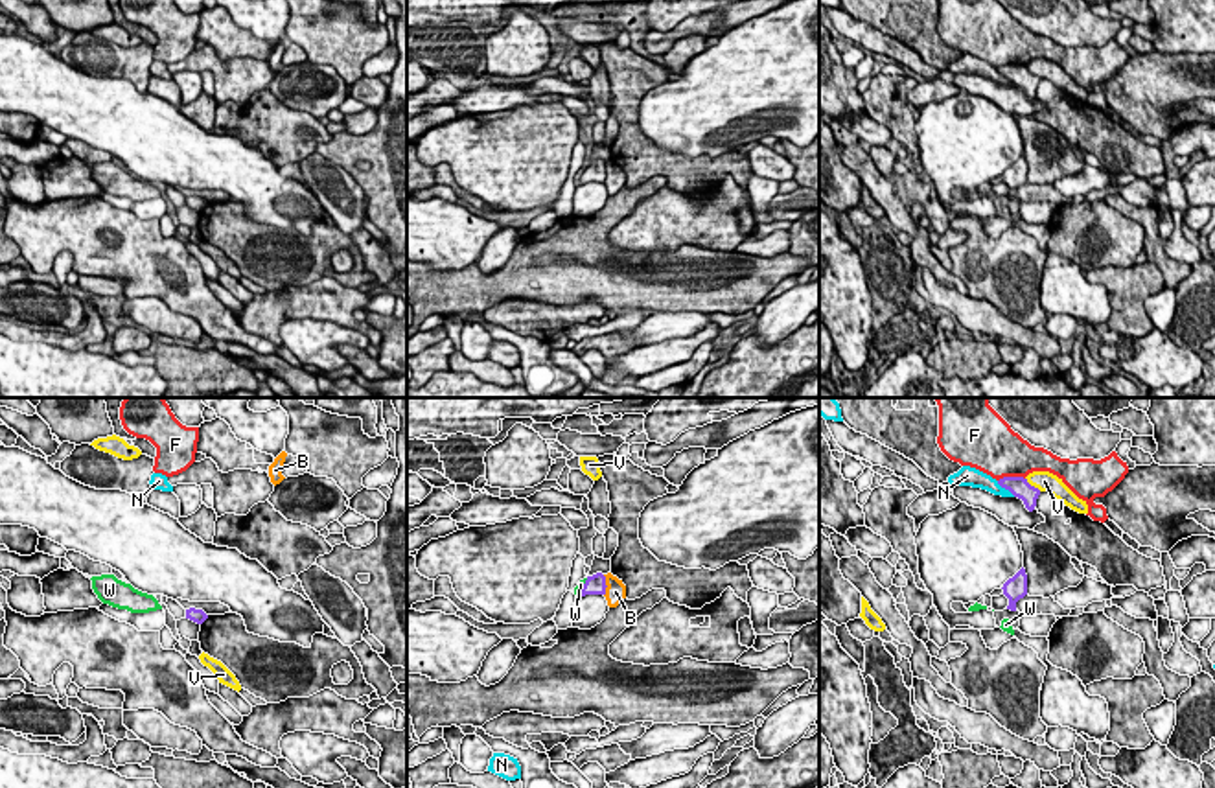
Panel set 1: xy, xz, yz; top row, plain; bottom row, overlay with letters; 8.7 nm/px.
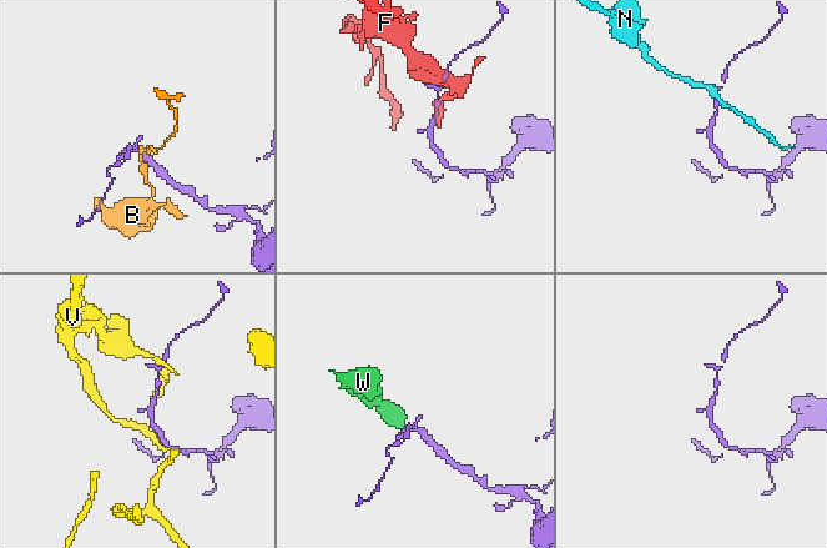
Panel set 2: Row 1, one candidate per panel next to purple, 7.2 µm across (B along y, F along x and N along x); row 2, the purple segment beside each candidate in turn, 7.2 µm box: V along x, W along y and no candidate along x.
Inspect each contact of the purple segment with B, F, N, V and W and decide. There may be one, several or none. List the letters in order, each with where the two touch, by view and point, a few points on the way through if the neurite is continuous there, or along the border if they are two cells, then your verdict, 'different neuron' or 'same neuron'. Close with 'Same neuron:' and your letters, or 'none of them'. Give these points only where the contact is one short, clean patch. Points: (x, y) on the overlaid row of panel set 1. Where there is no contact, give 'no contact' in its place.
B: contact xz (606, 586); different neuron
F: contact yz (1011, 477); different neuron
N: contact yz (1006, 488); different neuron
V: contact yz (1033, 486); different neuron
W: contact xz (582, 588); border xz (588, 579), (577, 595); different neuron
Same neuron: none of them

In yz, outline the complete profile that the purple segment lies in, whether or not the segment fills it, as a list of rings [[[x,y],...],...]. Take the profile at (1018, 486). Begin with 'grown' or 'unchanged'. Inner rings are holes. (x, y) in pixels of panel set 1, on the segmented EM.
unchanged; [[[1003,477],[998,484],[1022,499],[1029,512],[1035,510],[1040,490],[1031,486],[1024,477]]]

